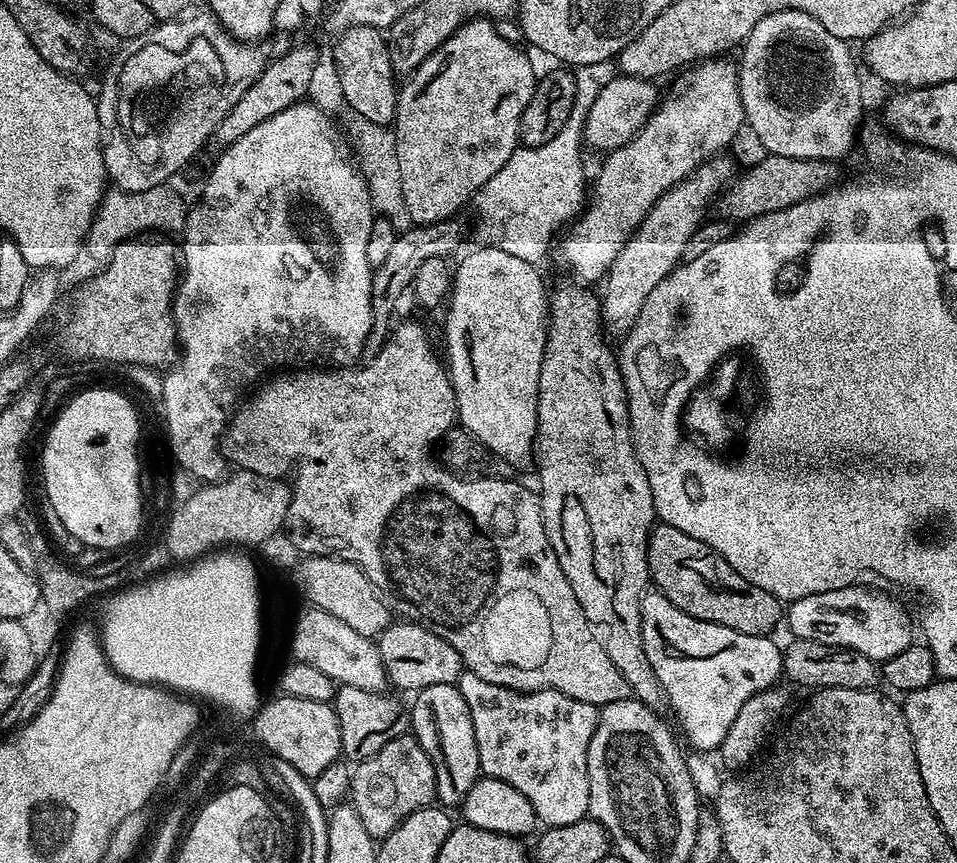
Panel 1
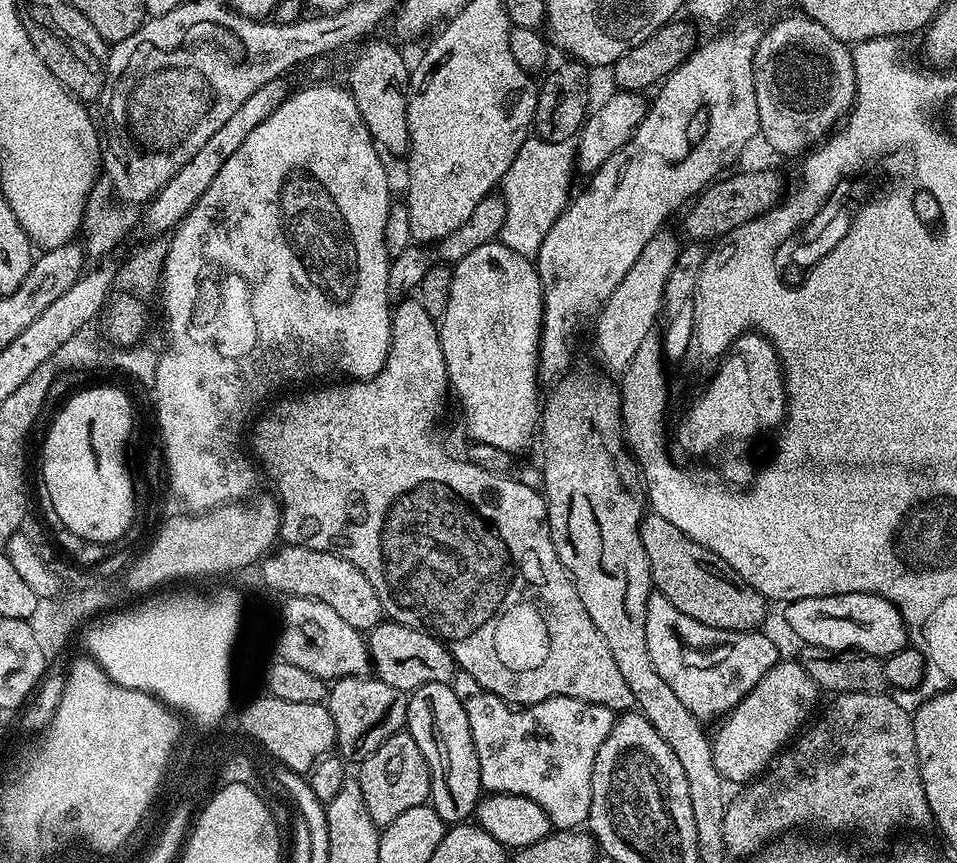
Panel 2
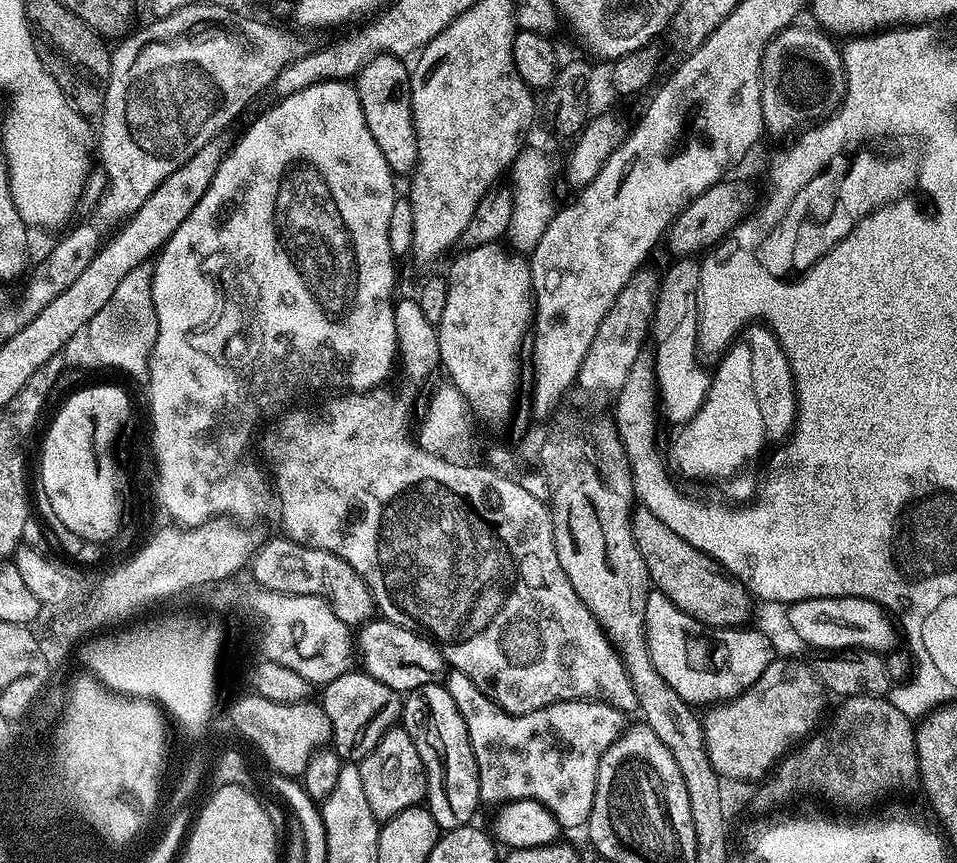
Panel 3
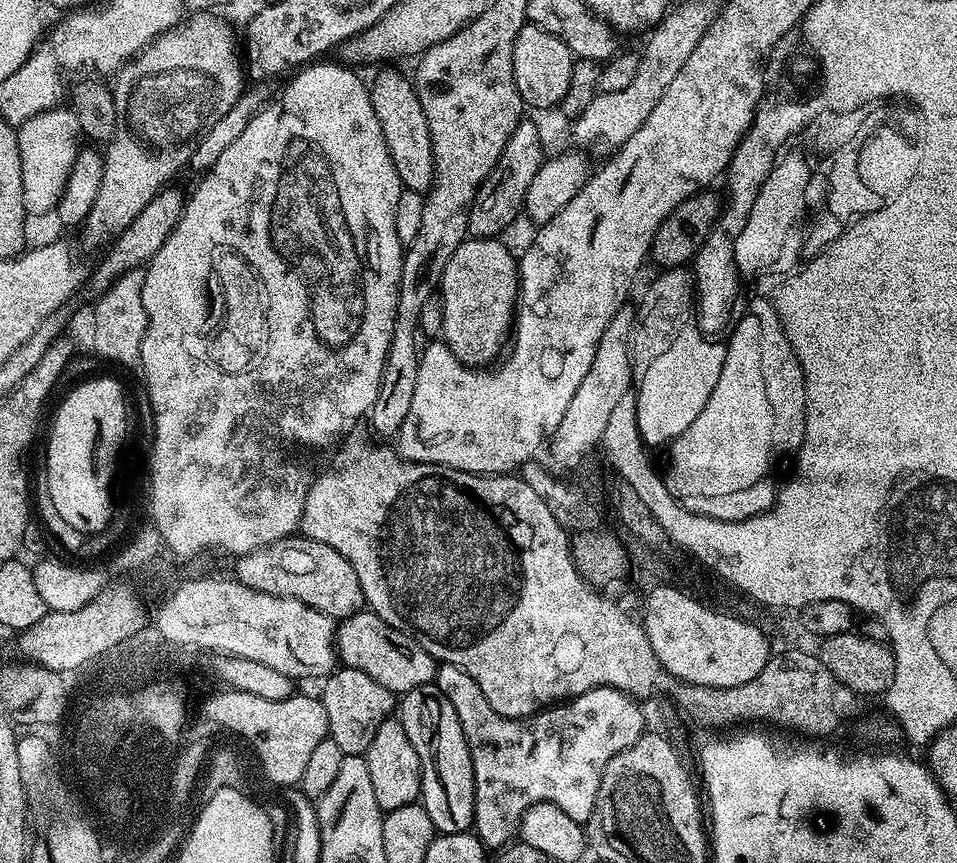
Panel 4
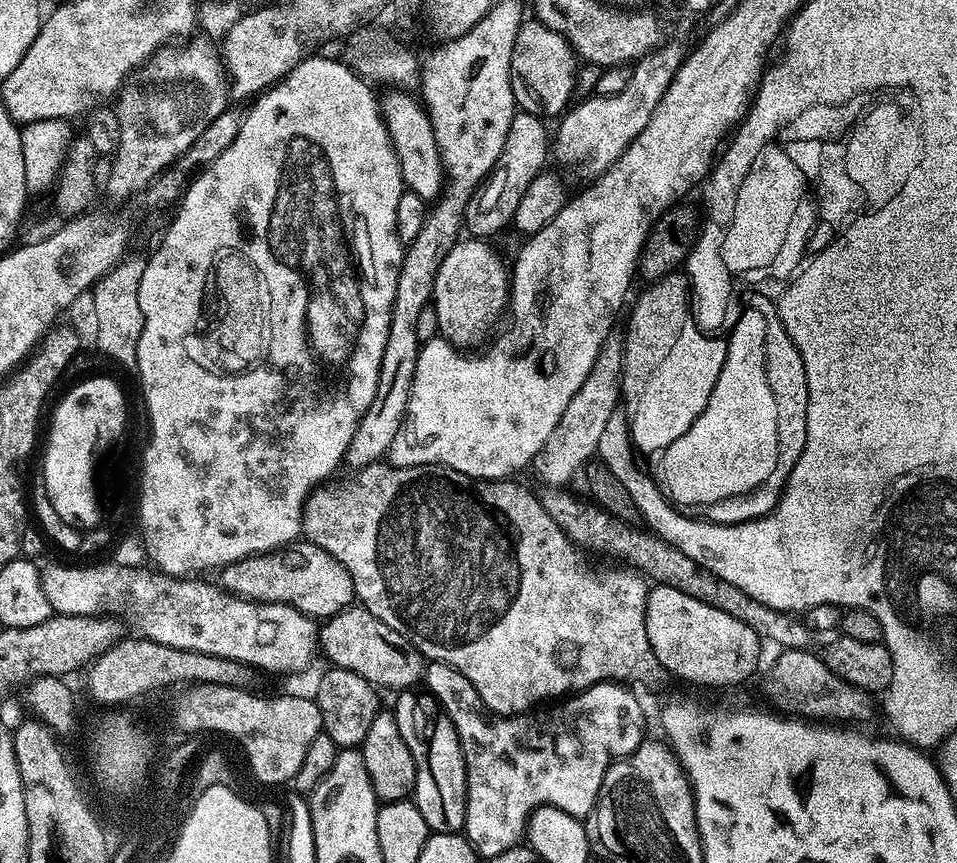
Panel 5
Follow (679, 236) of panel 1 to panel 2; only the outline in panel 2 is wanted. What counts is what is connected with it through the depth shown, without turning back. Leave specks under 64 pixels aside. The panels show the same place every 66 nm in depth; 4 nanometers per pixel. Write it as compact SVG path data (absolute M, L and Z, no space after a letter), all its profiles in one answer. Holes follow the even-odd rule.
M668 230L657 232L654 238L650 238L650 242L646 242L642 254L638 254L638 262L634 262L634 266L630 266L626 278L622 278L622 282L618 282L614 294L610 294L610 298L595 317L596 352L600 355L600 364L606 371L616 372L616 374L624 373L630 366L634 354L638 352L638 346L642 344L645 337L653 335L652 327L655 324L657 327L658 317L662 312L664 287L667 279L670 278L671 271L674 270L677 251L678 243L676 244L675 238L668 233Z

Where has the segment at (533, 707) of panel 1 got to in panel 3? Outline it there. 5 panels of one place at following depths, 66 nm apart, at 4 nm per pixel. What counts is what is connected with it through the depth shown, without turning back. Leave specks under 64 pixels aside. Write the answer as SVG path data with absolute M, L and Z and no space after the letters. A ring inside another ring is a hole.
M455 670L449 671L446 676L446 687L450 698L454 698L454 702L458 706L458 710L462 714L462 718L466 722L466 730L470 734L470 746L474 750L474 762L478 762L478 786L480 787L480 798L485 805L487 804L496 804L495 806L503 806L509 804L511 800L536 800L539 804L544 804L548 808L553 810L561 810L560 808L581 808L581 810L587 810L594 806L594 790L596 789L596 779L598 778L598 762L602 758L602 754L606 754L608 747L620 737L620 733L624 731L626 727L626 716L625 713L620 712L614 705L609 704L602 700L597 700L595 698L589 698L587 700L559 700L556 704L556 712L560 712L560 718L564 720L564 744L558 744L558 748L562 750L562 754L558 758L550 758L550 762L540 756L528 756L530 760L524 764L512 764L512 738L502 738L506 730L516 730L516 724L512 722L512 719L515 718L514 714L510 714L506 710L502 710L498 707L495 702L490 698L486 698L486 694L482 694L478 690L478 686L474 686L474 682L470 682L470 678L466 678L464 672L457 672Z

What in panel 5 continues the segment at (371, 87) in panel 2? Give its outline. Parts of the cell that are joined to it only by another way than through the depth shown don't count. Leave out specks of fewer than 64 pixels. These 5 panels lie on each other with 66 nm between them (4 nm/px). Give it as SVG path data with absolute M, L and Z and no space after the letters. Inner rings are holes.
M389 91L388 97L380 100L380 110L384 118L384 125L388 127L388 133L392 139L394 146L394 154L398 158L398 166L400 173L404 179L404 186L407 191L418 194L418 198L422 198L426 202L436 202L440 200L446 185L446 173L444 163L440 157L438 150L438 142L434 138L434 126L432 125L432 117L428 115L425 107L413 95L407 94L405 91Z

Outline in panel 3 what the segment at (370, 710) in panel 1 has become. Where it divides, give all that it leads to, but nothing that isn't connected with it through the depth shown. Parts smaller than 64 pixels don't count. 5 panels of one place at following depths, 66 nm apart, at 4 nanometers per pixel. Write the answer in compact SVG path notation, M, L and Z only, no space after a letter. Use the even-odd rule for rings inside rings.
M350 670L334 678L334 682L323 685L322 692L322 707L326 718L330 718L330 744L345 762L364 760L366 754L370 754L370 750L378 746L382 734L393 728L402 716L401 693L378 682L378 678L363 670Z

